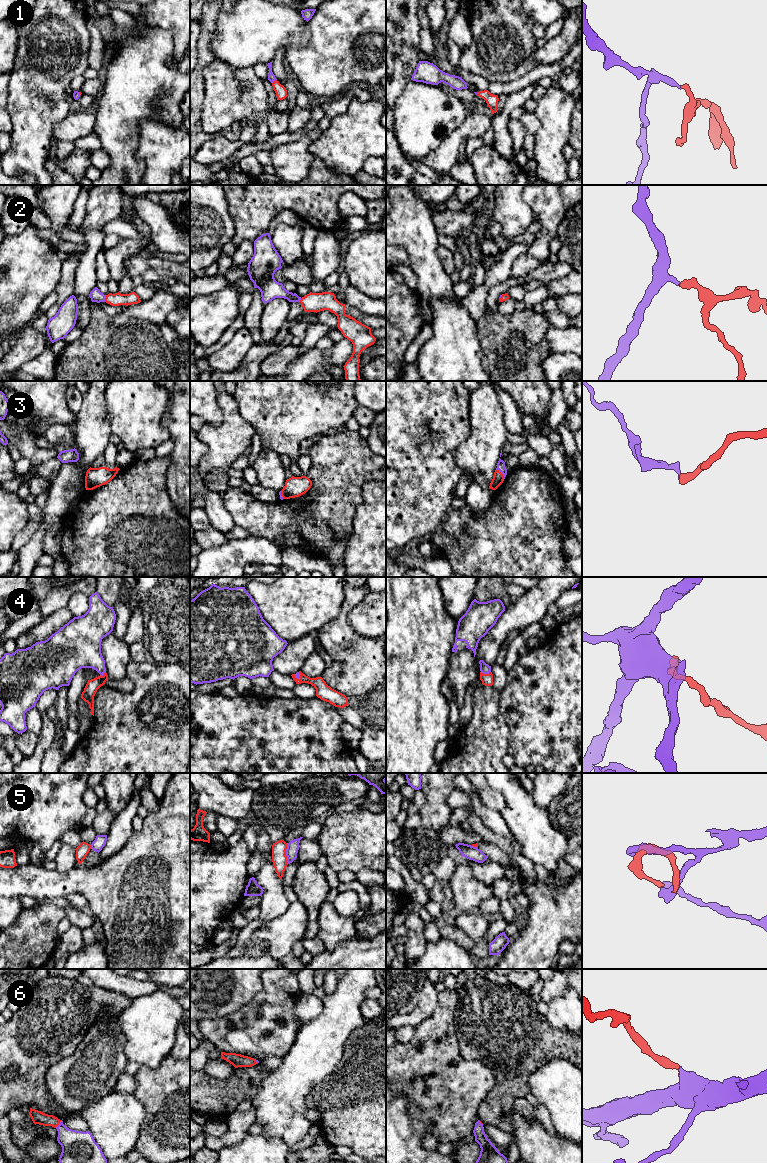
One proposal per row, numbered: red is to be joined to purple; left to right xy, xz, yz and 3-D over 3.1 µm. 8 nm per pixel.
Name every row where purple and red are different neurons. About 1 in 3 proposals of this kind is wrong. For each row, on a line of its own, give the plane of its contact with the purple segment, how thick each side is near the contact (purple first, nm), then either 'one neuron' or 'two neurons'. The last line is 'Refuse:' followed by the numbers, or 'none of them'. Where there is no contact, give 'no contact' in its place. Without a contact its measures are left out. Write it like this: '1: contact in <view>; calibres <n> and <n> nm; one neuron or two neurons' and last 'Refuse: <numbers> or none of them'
1: contact in xz; calibres 60 and 90 nm; one neuron
2: contact in xy; calibres 100 and 100 nm; one neuron
3: contact in yz; calibres 70 and 90 nm; one neuron
4: contact in yz; calibres 80 and 100 nm; one neuron
5: contact in xz; calibres 100 and 120 nm; one neuron
6: contact in xy; calibres 260 and 110 nm; one neuron
Refuse: none of them

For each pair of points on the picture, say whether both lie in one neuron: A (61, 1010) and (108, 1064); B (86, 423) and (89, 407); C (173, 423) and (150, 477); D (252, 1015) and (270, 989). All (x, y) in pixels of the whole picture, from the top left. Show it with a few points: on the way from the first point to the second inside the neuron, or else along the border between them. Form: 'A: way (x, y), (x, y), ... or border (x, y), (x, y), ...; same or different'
A: border (98, 1017), (70, 1055); different
B: way (89, 419), (89, 411); same
C: border (170, 455), (171, 462), (165, 478); different
D: way (258, 1009), (270, 995); same

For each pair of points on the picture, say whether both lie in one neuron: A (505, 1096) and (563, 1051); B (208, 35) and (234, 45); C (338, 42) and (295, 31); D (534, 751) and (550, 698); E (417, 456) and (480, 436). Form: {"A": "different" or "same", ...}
{"A": "same", "B": "different", "C": "different", "D": "same", "E": "different"}

